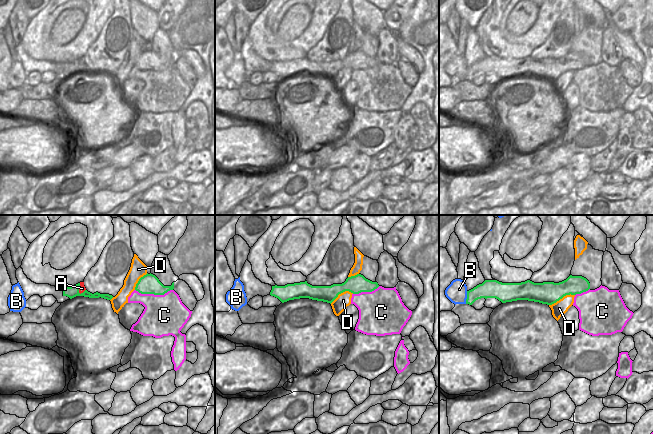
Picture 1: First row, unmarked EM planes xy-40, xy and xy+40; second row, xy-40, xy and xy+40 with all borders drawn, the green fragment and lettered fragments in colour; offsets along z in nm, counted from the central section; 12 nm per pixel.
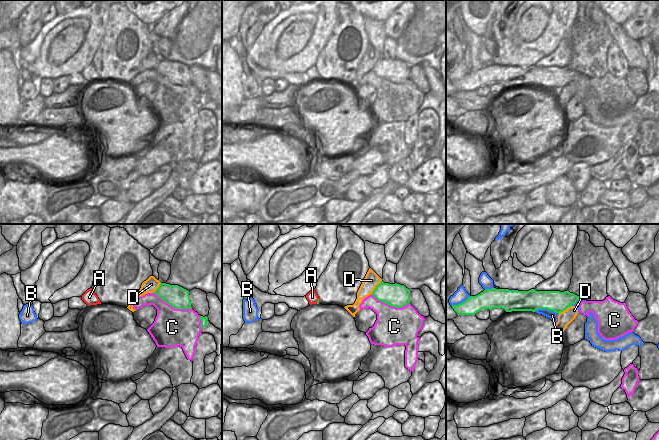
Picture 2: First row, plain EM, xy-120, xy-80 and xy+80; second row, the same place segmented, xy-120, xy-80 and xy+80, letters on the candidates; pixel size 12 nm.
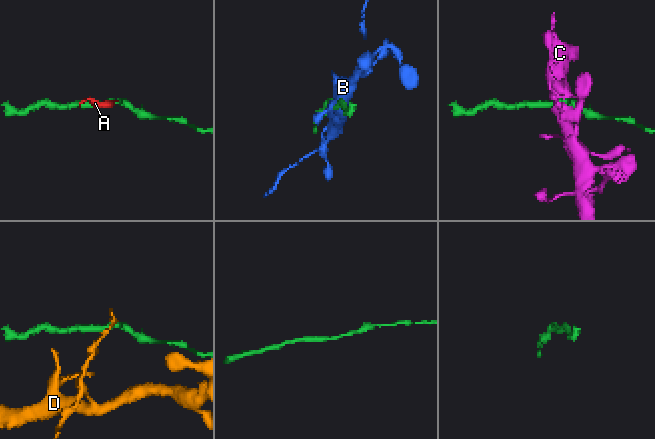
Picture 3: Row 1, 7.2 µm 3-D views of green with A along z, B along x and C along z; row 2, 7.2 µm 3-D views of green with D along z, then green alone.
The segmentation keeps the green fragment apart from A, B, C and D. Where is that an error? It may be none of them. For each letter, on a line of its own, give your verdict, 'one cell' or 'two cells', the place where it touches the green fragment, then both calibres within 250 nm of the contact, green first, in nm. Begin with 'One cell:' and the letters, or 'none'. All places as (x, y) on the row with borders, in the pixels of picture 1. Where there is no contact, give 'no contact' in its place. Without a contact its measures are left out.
One cell: none
A: two cells; meets green in xy-40 at (79, 288); 140 nm thick on the green side, 70 nm on the other
B: two cells; meets green in xy+40 at (467, 297); 190 nm thick on the green side, 260 nm on the other
C: two cells; meets green in xy-40 at (154, 294); 240 nm thick on the green side, 440 nm on the other
D: two cells; meets green in xy+40 at (561, 298); 260 nm thick on the green side, 170 nm on the other

